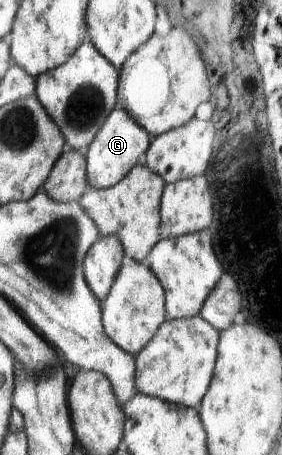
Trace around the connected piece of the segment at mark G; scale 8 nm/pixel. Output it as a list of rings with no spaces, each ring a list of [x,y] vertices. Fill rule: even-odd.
[[[119,99],[84,152],[88,184],[94,189],[110,189],[120,183],[134,169],[139,157],[147,152],[150,142],[148,133],[128,115],[124,102]]]

